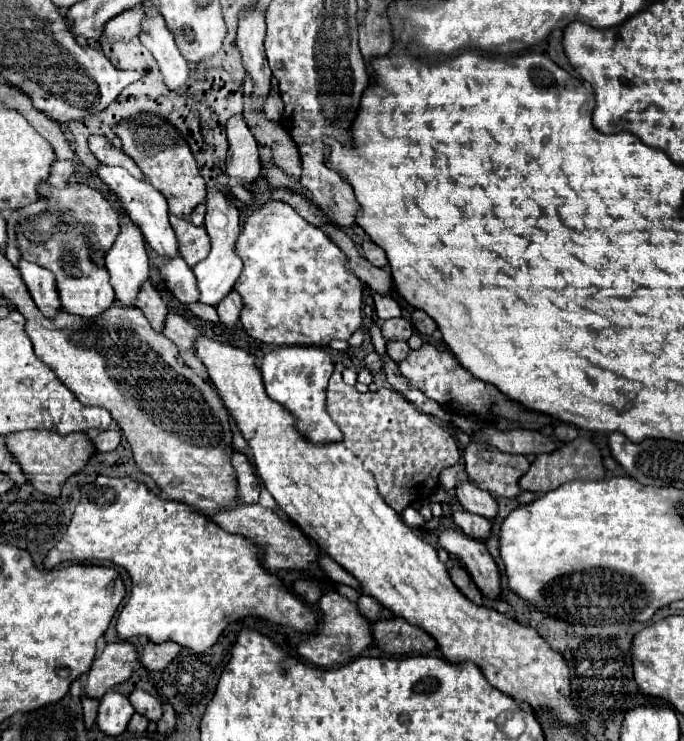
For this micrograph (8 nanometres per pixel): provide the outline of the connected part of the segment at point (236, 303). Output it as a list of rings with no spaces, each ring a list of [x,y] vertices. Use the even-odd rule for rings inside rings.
[[[230,291],[218,305],[216,305],[216,311],[220,315],[220,321],[226,325],[226,327],[234,327],[240,319],[240,311],[242,311],[242,299],[238,295],[238,291]]]

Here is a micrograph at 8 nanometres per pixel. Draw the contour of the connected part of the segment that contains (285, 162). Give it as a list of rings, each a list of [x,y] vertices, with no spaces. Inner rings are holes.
[[[246,75],[244,79],[244,119],[250,125],[252,135],[256,141],[264,147],[272,149],[272,161],[290,177],[300,179],[302,175],[302,163],[300,163],[300,153],[292,137],[282,129],[280,123],[266,119],[264,111],[260,111],[252,103],[252,93],[254,93],[254,81]]]

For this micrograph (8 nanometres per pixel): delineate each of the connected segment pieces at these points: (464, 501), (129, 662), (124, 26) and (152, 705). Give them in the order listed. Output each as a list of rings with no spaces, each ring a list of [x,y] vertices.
[[[464,481],[456,487],[456,497],[460,501],[460,505],[468,511],[468,513],[474,513],[474,515],[480,515],[488,521],[492,521],[496,515],[498,515],[498,503],[496,499],[488,493],[488,491],[482,491],[478,487],[472,485],[472,481]]]
[[[128,641],[108,643],[102,649],[102,653],[94,659],[84,693],[98,699],[104,697],[108,689],[130,679],[136,661],[138,661],[138,653],[132,643]]]
[[[134,7],[128,9],[124,13],[120,13],[118,17],[110,19],[104,27],[104,35],[114,39],[114,41],[128,41],[132,37],[138,37],[140,33],[140,21],[144,17],[144,11]]]
[[[136,689],[136,691],[130,693],[128,699],[134,705],[136,713],[148,717],[150,721],[160,721],[160,717],[162,717],[162,703],[156,697],[152,697],[150,693],[146,693],[142,689]]]

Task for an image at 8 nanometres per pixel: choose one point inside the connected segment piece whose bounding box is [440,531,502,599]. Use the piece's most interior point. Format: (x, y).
(478, 562)

